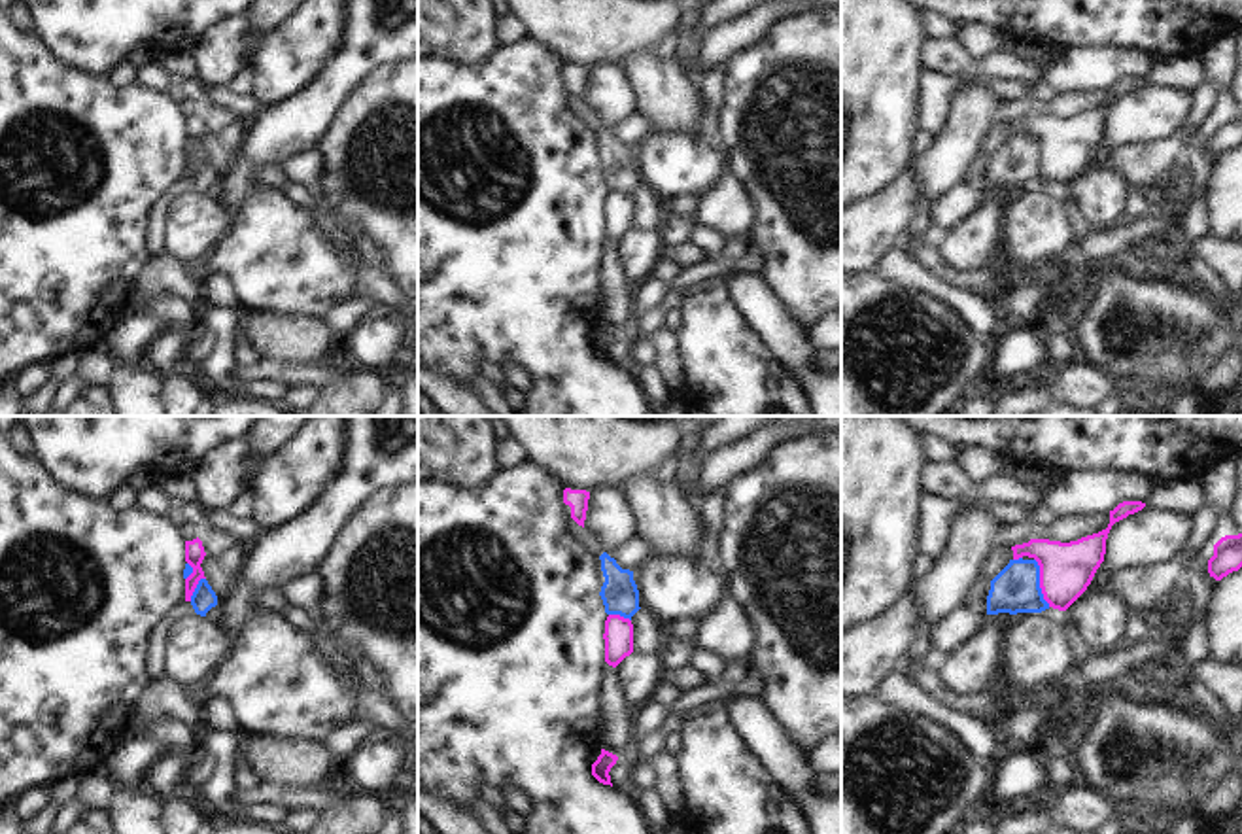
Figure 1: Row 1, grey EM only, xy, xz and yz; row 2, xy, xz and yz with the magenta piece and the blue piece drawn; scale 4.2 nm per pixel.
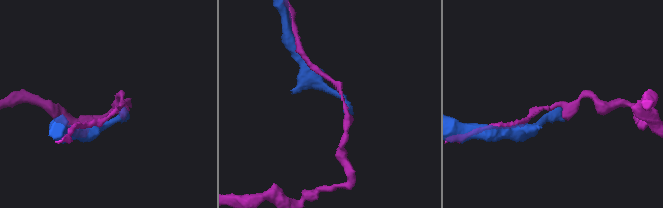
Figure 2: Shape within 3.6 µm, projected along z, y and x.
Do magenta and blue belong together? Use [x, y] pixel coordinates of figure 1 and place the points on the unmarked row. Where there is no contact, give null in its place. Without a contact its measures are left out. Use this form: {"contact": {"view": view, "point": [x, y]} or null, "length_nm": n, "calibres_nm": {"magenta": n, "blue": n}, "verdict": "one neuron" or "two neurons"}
{"contact": {"view": "yz", "point": [1040, 159]}, "length_nm": 220, "calibres_nm": {"magenta": 220, "blue": 200}, "verdict": "two neurons"}

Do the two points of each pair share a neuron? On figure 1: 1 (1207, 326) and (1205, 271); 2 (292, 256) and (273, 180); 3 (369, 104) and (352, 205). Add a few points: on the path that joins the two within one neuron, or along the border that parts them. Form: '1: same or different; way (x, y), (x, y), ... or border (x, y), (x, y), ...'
1: different; border (1205, 290), (1222, 307)
2: different; border (258, 184), (278, 190)
3: same; way (356, 129), (344, 150), (346, 180)

